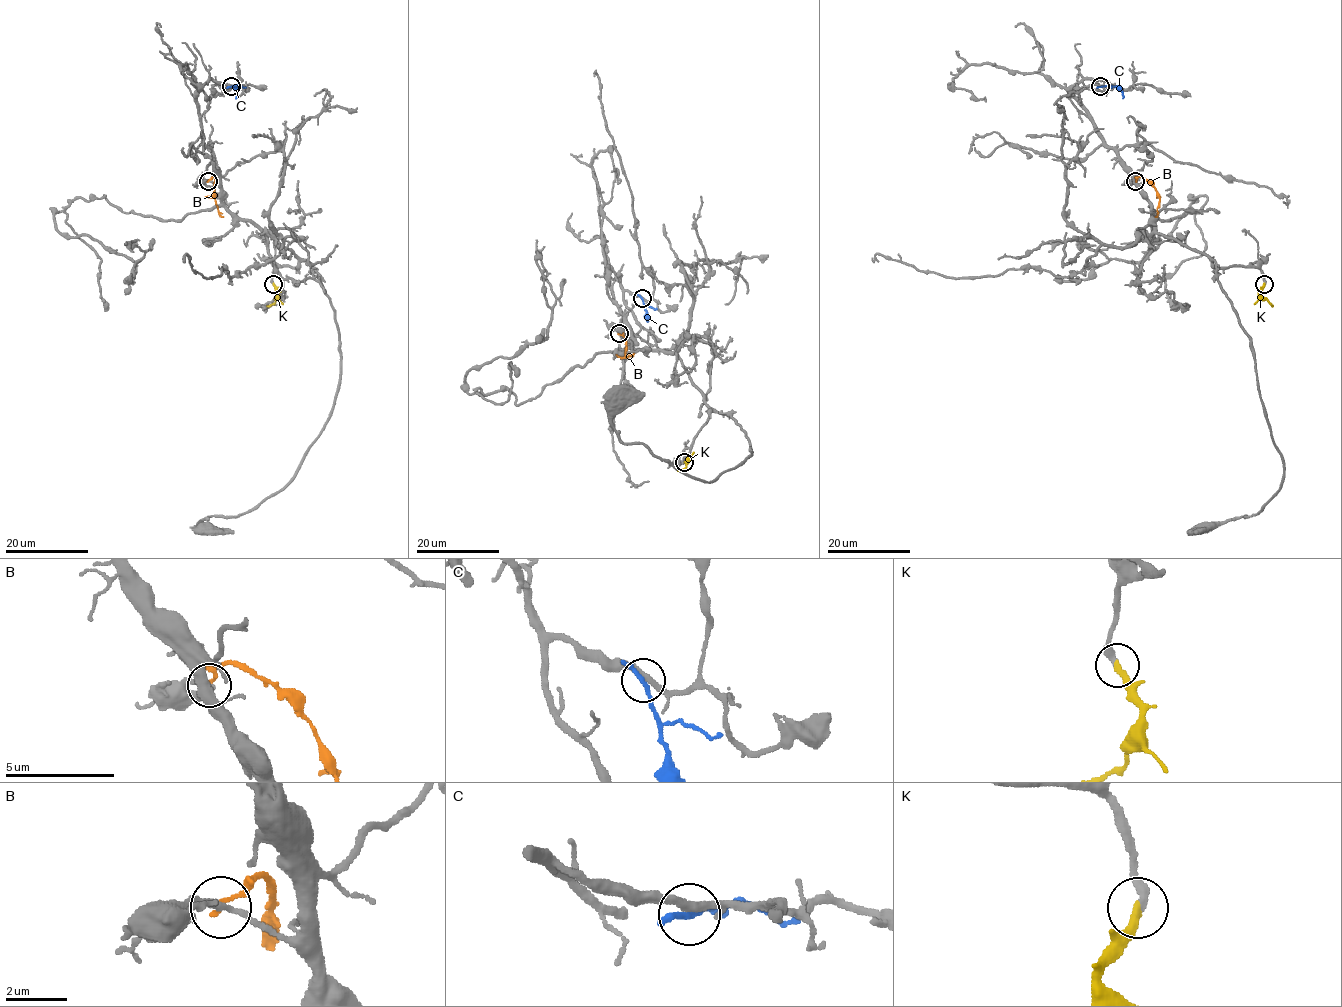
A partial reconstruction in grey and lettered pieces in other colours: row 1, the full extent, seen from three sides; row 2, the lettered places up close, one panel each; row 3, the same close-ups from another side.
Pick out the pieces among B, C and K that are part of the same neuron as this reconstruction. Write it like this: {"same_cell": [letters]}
{"same_cell": ["K"]}

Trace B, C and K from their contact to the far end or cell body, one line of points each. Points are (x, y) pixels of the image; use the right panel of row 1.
B: (1136, 181), (1138, 177), (1144, 178), (1155, 189), (1160, 198), (1155, 217)
C: (1100, 87), (1116, 87), (1122, 98)
K: (1264, 283), (1259, 294), (1273, 306)

